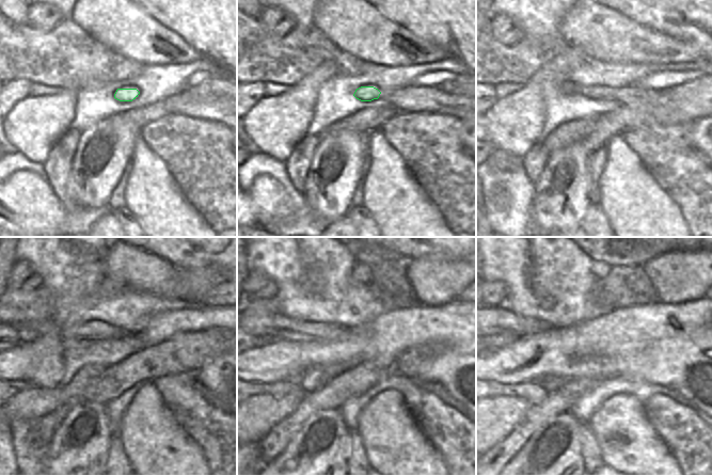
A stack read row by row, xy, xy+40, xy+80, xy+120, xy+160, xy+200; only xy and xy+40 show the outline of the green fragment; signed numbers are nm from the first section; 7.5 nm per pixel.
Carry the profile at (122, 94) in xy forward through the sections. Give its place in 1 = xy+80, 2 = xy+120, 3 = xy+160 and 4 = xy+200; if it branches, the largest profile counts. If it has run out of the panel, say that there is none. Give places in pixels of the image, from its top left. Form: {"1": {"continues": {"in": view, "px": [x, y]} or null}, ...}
{"1": {"continues": {"in": "xy+80", "px": [603, 93]}}, "2": {"continues": {"in": "xy+120", "px": [92, 330]}}, "3": {"continues": {"in": "xy+160", "px": [279, 326]}}, "4": {"continues": {"in": "xy+200", "px": [497, 320]}}}

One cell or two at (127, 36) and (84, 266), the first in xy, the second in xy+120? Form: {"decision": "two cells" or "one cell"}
{"decision": "two cells"}

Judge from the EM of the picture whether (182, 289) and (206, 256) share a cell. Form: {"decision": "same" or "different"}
{"decision": "different"}

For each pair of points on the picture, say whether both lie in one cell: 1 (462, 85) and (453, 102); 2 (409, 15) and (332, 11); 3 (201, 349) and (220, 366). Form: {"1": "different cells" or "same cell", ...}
{"1": "different cells", "2": "different cells", "3": "different cells"}

